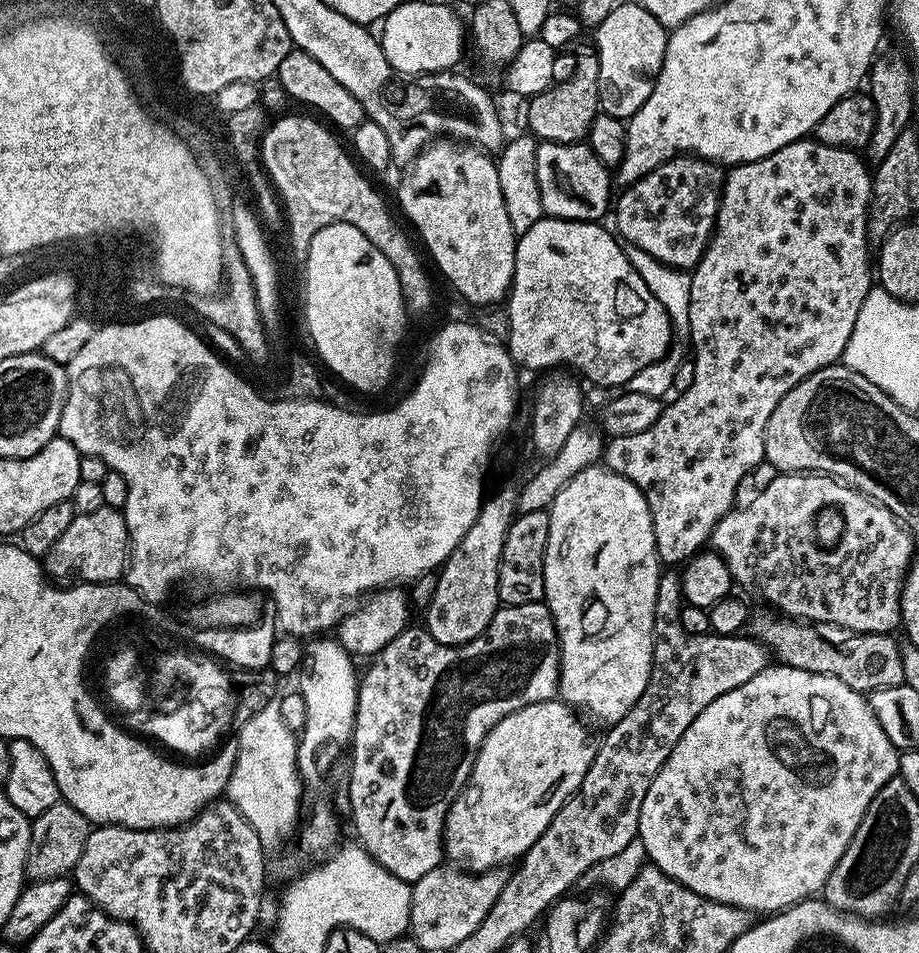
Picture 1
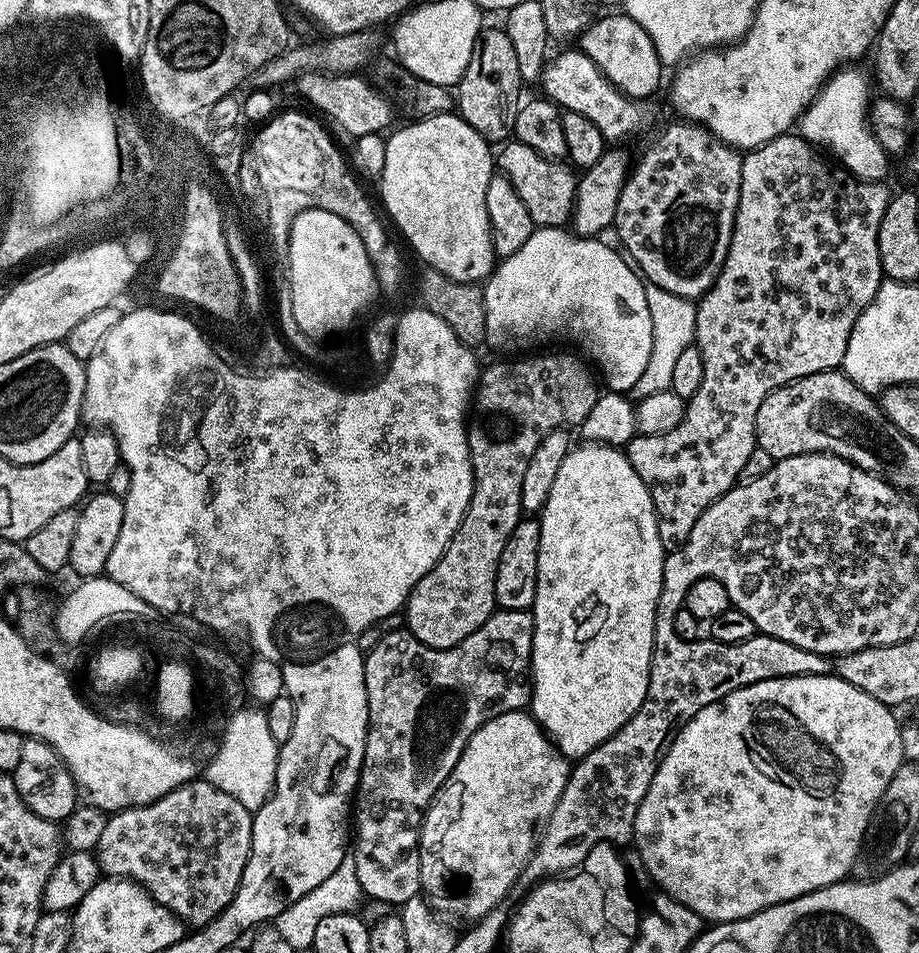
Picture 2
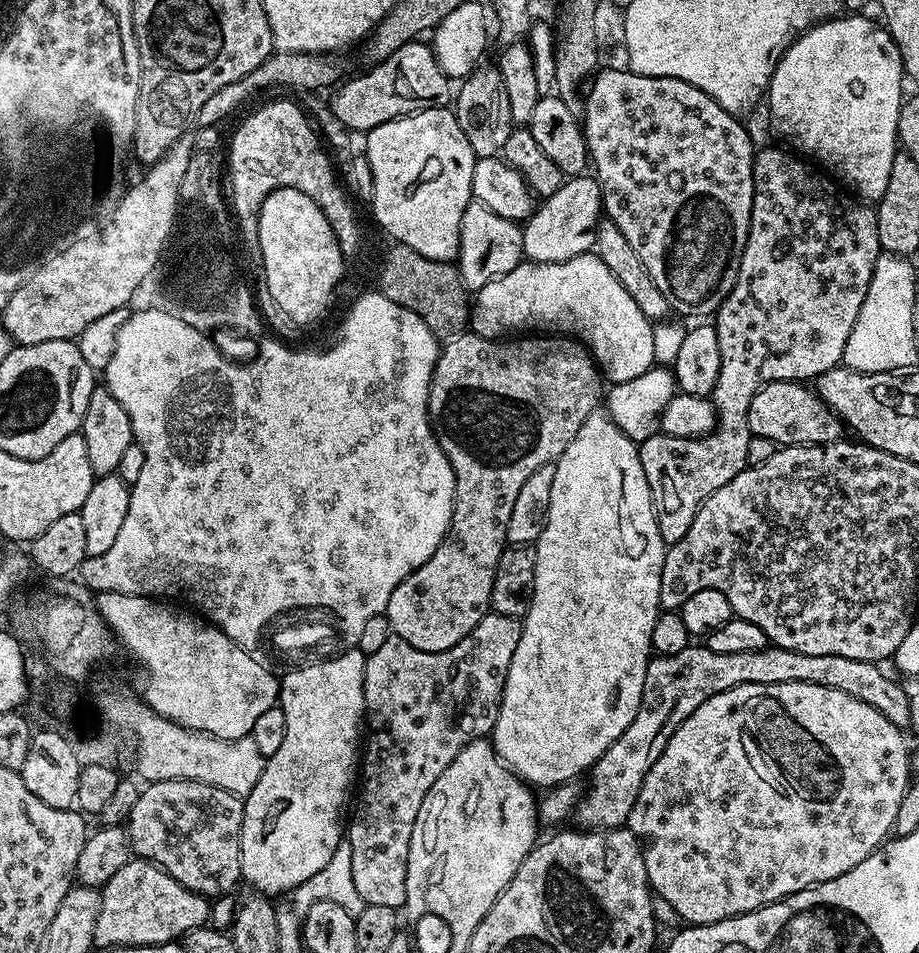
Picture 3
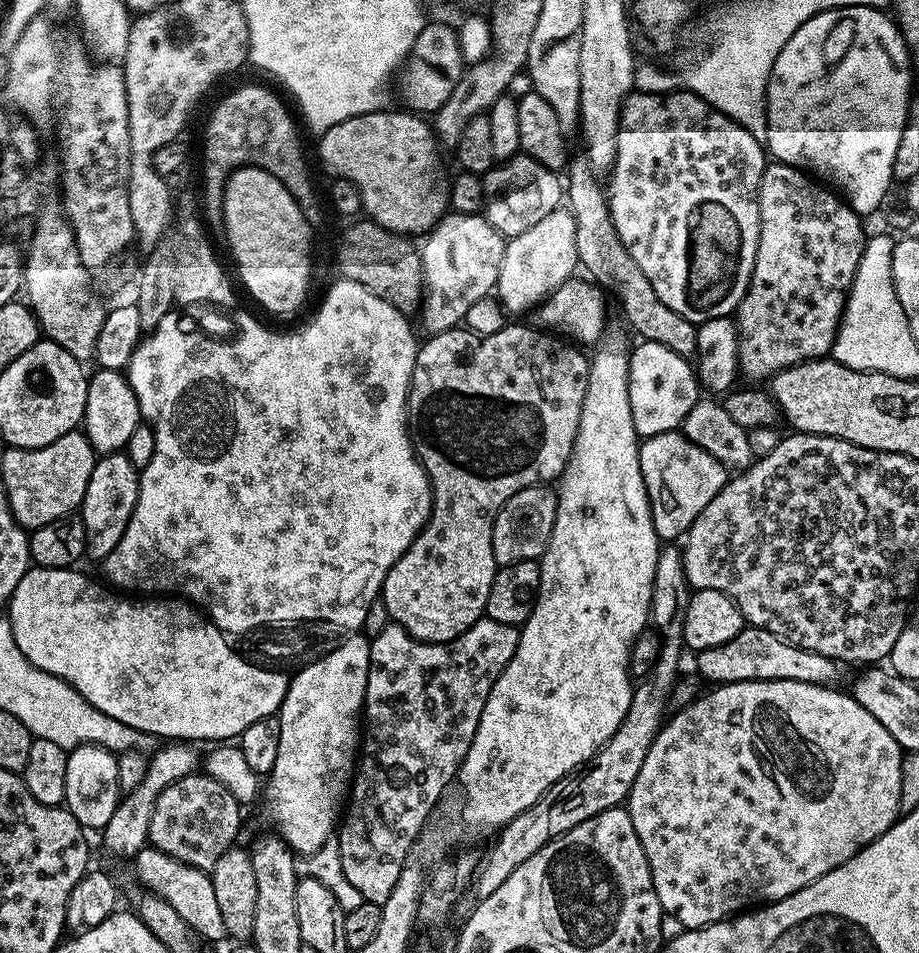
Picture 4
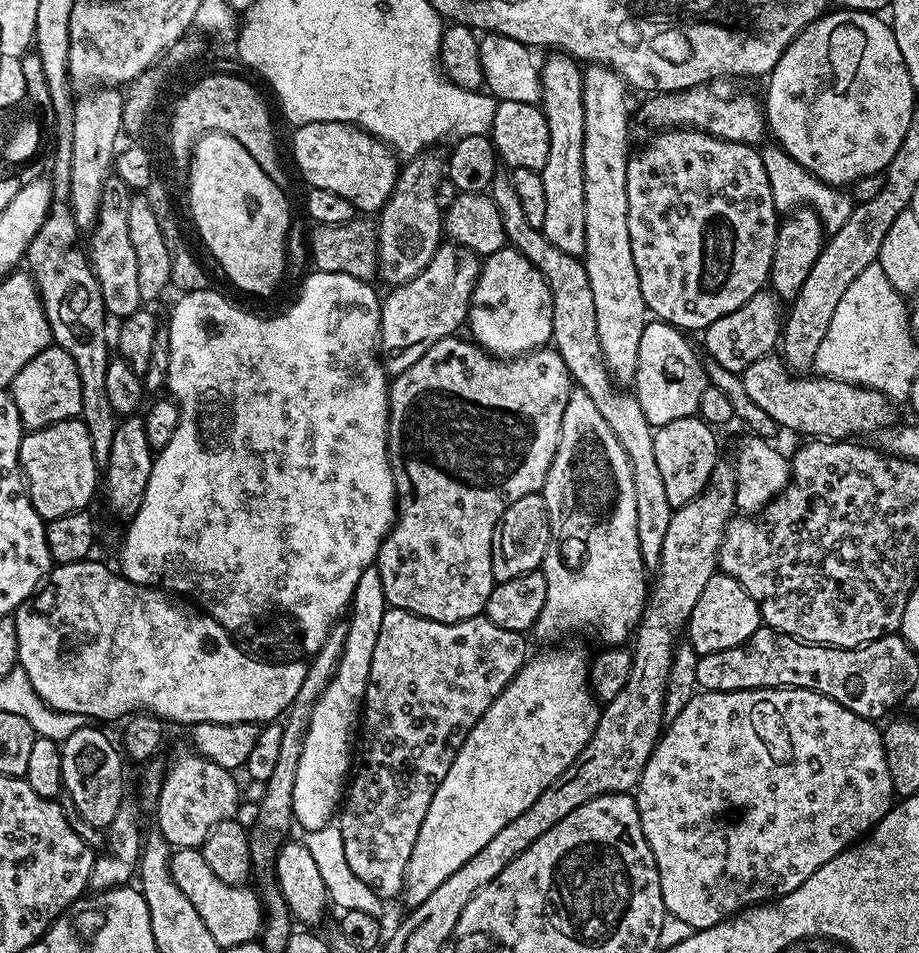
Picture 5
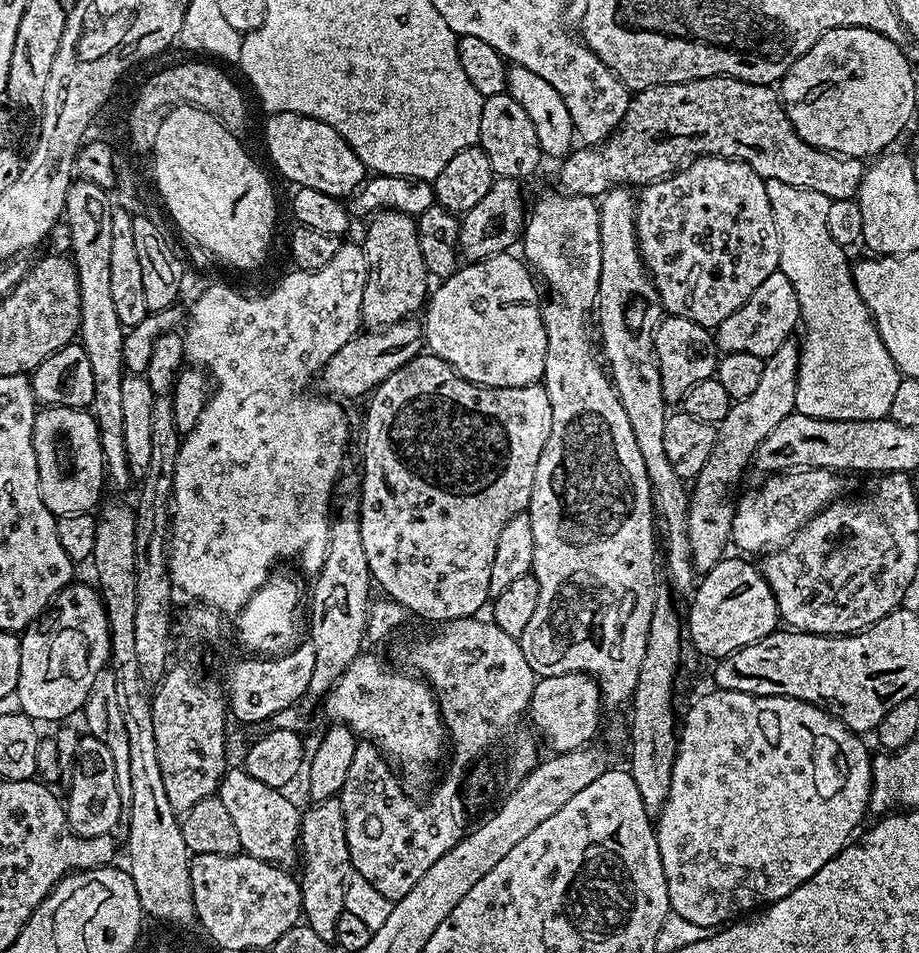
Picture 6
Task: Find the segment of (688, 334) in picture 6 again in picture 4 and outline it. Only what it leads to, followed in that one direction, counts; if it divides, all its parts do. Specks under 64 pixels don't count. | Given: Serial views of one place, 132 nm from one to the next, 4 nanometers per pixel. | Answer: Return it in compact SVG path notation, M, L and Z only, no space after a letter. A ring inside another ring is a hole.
M648 340L638 344L636 349L631 349L628 357L630 415L634 417L636 435L641 438L647 438L654 434L666 434L667 432L677 431L683 425L686 414L690 414L690 410L702 396L700 381L696 378L696 369L688 358L680 357L674 350L670 350L669 346Z

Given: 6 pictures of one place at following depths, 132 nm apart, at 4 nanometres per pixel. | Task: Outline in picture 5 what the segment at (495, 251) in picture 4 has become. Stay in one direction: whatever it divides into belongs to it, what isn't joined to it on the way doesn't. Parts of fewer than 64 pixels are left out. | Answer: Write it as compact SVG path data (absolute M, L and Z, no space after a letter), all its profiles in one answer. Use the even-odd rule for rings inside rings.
M451 242L441 243L440 249L430 258L426 270L422 270L410 282L393 287L380 306L380 339L378 355L385 372L404 372L434 342L459 333L465 327L468 307L472 304L472 291L480 276L481 257L469 248Z

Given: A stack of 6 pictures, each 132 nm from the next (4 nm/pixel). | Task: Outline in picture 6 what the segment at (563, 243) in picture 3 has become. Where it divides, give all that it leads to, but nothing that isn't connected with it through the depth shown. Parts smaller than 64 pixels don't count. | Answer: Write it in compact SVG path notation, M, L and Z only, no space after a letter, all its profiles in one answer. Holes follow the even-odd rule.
M500 252L497 256L479 260L477 264L457 267L456 273L447 277L437 292L435 289L431 293L423 313L425 316L422 316L427 351L445 360L462 378L484 388L526 386L544 378L548 339L544 329L544 313L537 307L542 296L536 293L538 284L527 263L519 255L512 255Z

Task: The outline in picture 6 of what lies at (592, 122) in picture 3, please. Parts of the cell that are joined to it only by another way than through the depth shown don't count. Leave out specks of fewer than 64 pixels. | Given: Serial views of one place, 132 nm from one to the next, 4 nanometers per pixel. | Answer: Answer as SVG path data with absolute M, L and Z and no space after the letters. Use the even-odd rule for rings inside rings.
M697 156L679 172L639 189L636 202L636 241L648 274L656 283L665 313L690 318L712 330L738 310L780 266L780 243L766 198L766 186L757 172L737 160Z

